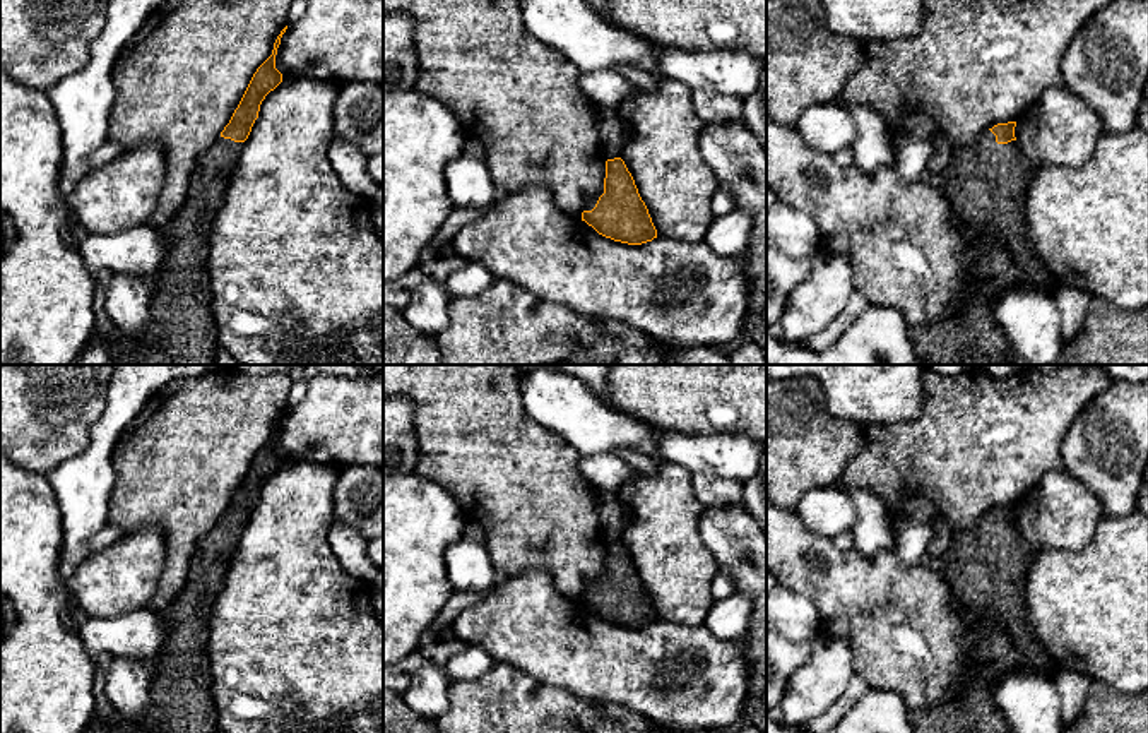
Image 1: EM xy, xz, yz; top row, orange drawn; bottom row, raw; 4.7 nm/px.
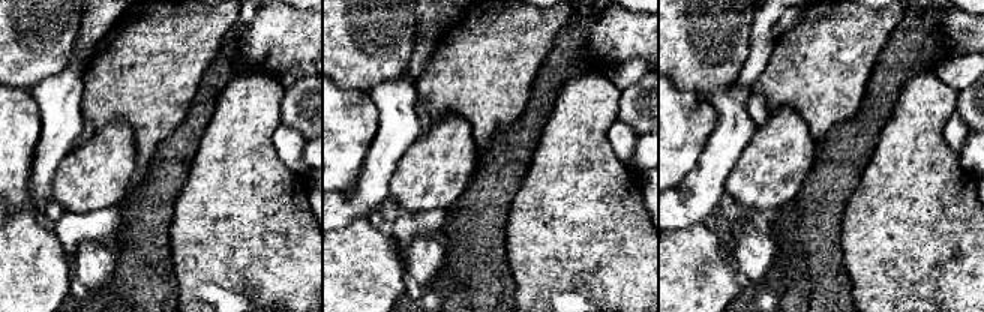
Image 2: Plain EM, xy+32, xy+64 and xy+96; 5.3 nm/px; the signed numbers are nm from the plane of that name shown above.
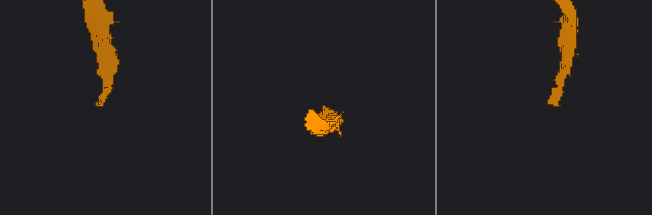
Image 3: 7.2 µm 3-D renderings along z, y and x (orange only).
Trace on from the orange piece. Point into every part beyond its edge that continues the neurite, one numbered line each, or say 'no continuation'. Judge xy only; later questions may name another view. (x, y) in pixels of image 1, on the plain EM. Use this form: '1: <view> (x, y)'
1: xy (182, 701)

